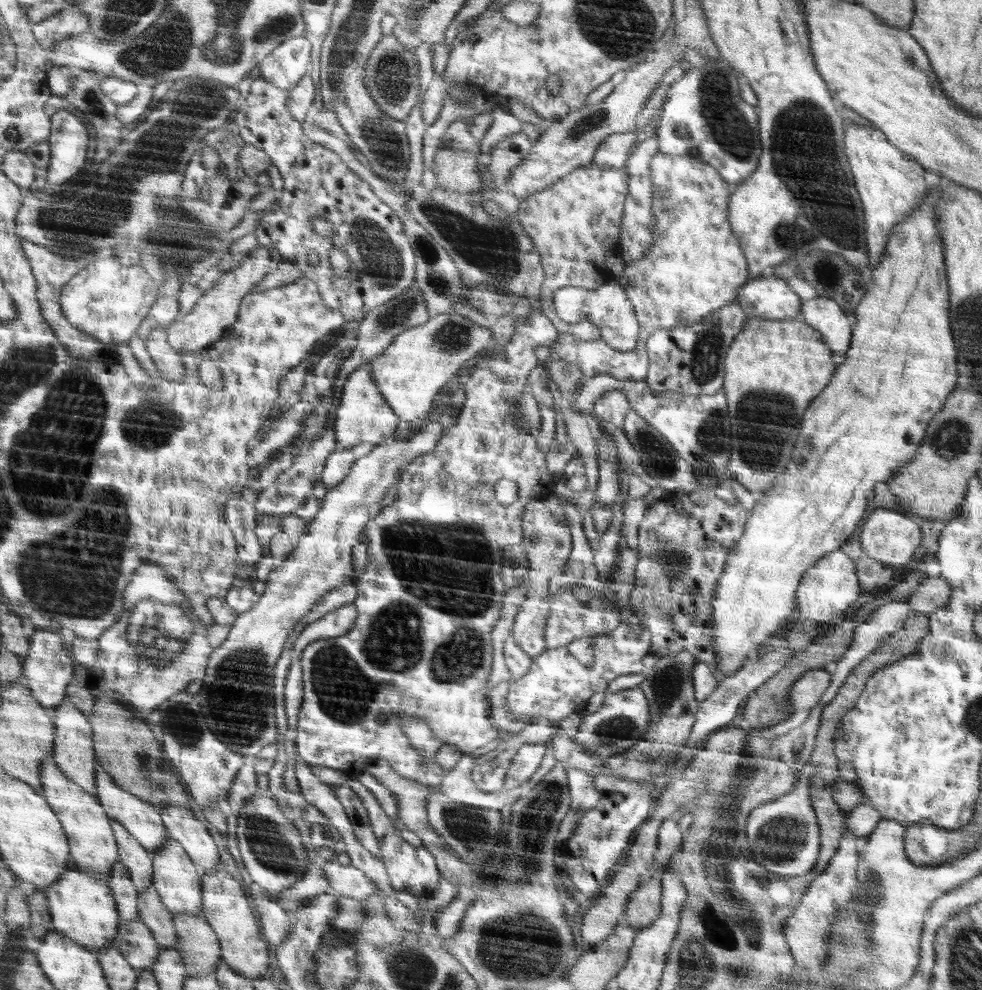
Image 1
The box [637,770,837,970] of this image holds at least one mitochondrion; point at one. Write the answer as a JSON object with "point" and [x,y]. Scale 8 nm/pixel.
{"point":[783,838]}

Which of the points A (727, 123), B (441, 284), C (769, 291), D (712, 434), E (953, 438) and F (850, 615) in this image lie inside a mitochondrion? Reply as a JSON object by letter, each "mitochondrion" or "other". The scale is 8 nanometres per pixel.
{"A":"mitochondrion","B":"mitochondrion","C":"other","D":"mitochondrion","E":"mitochondrion","F":"other"}

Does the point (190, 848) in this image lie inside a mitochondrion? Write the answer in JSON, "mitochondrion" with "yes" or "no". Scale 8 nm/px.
{"mitochondrion":"no"}

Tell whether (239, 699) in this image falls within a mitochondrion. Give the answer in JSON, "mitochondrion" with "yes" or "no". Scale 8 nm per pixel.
{"mitochondrion":"yes"}

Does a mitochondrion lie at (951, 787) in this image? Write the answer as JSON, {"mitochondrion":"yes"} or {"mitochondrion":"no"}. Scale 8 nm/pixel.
{"mitochondrion":"no"}

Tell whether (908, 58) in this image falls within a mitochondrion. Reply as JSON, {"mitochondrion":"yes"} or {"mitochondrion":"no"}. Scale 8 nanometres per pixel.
{"mitochondrion":"yes"}

